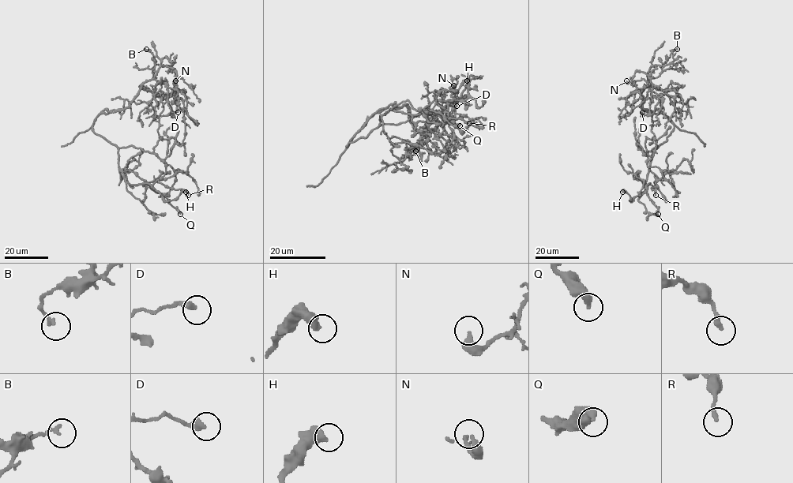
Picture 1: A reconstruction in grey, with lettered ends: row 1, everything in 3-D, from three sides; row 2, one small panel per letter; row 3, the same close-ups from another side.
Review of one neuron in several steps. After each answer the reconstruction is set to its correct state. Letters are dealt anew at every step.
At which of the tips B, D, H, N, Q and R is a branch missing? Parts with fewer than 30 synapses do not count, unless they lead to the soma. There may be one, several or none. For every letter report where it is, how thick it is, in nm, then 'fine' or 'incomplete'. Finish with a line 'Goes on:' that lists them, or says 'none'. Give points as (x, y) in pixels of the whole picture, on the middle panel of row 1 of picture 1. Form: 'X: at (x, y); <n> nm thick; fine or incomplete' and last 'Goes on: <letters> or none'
B: at (415, 151); 180 nm thick; fine
D: at (456, 106); 340 nm thick; fine
H: at (467, 80); 480 nm thick; fine
N: at (453, 85); 360 nm thick; fine
Q: at (460, 125); 400 nm thick; fine
R: at (469, 123); 240 nm thick; fine
Goes on: none

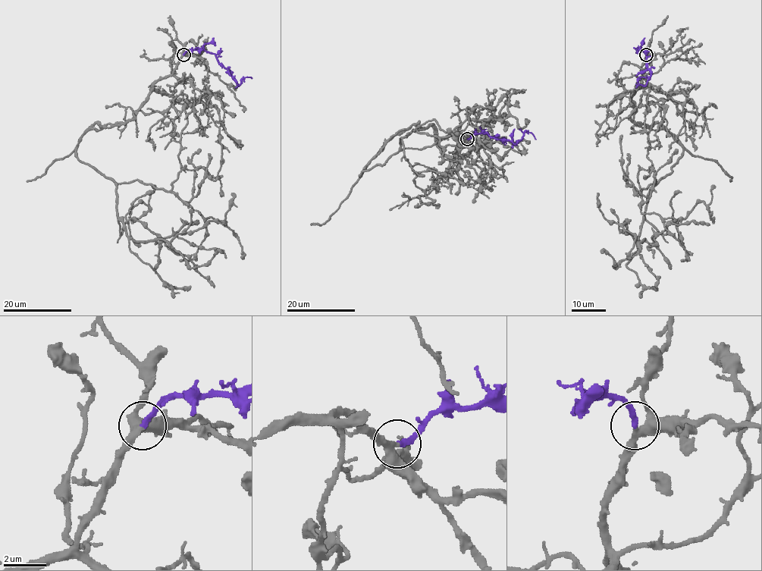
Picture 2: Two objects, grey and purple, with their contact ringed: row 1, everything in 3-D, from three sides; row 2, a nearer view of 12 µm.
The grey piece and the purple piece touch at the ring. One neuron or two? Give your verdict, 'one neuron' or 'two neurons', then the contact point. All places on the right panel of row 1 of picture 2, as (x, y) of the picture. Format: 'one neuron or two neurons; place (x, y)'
one neuron; place (646, 54)

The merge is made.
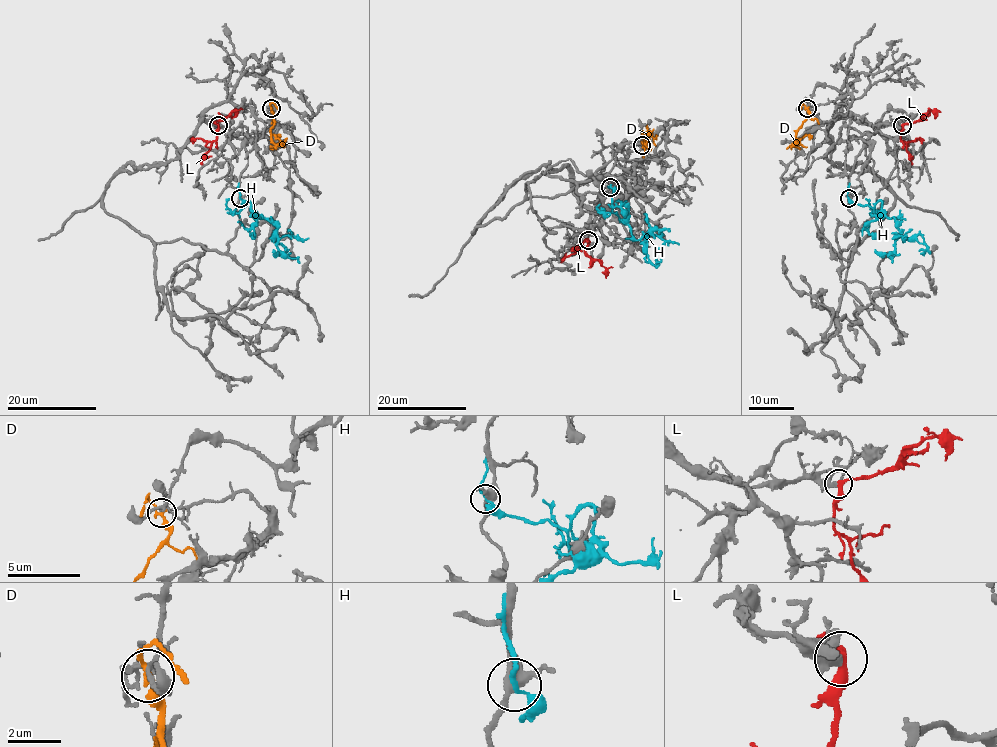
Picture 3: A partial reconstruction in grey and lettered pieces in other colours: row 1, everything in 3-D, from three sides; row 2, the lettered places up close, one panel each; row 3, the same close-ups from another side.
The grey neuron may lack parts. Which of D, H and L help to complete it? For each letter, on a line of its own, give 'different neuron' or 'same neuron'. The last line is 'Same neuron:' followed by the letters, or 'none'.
D: different neuron
H: different neuron
L: same neuron
Same neuron: L

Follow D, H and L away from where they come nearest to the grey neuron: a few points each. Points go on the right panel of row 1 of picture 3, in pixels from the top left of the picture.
D: (806, 107), (809, 116), (796, 132), (793, 144), (806, 135), (812, 137)
H: (848, 198), (873, 208), (880, 200), (888, 217), (901, 219), (898, 230), (905, 237), (926, 246), (921, 253)
L: (901, 126), (913, 123), (931, 111), (935, 114), (934, 118)

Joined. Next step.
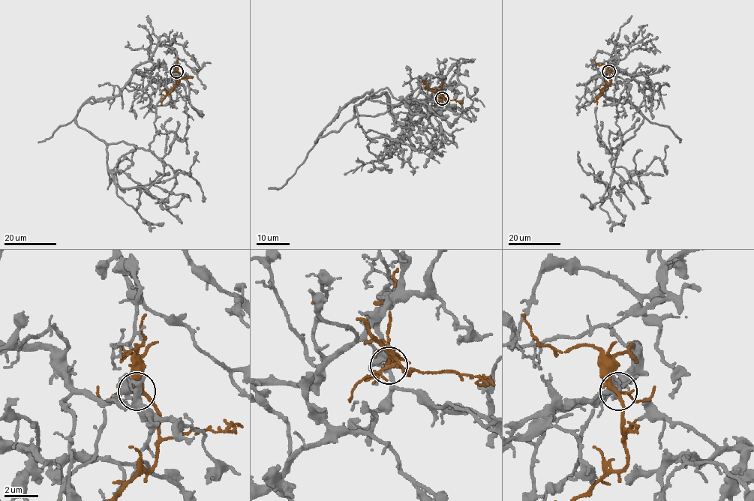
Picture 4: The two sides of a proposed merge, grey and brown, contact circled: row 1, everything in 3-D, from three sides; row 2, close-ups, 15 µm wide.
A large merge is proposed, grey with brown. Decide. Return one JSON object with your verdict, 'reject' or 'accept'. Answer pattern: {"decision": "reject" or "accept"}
{"decision": "reject"}

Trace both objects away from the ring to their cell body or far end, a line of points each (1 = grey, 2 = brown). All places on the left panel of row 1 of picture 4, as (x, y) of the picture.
1: (177, 71), (141, 63), (76, 121), (106, 146), (121, 188), (188, 175), (195, 151)
2: (177, 71), (180, 75), (179, 82), (162, 100), (162, 105)

